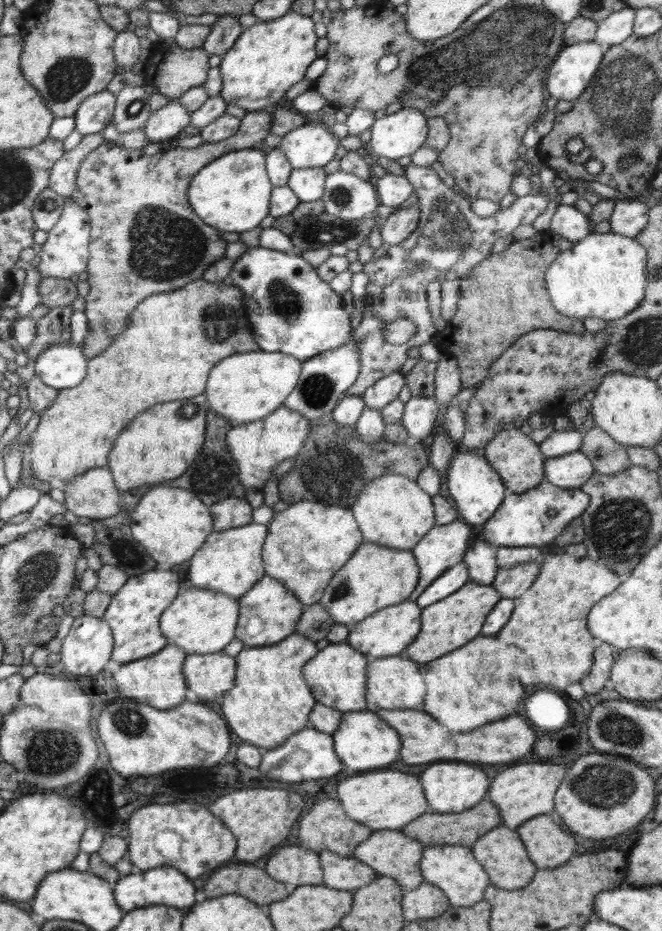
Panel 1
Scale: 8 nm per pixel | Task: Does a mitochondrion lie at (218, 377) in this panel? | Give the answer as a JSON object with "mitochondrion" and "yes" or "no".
{"mitochondrion":"no"}

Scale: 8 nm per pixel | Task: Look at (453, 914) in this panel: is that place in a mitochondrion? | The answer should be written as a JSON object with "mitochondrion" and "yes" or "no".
{"mitochondrion":"no"}

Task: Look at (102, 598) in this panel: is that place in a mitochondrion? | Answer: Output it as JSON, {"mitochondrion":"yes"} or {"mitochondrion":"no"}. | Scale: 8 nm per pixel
{"mitochondrion":"no"}

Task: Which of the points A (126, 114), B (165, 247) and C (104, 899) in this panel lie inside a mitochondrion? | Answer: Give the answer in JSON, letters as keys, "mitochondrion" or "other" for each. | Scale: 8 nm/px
{"A":"mitochondrion","B":"mitochondrion","C":"other"}

